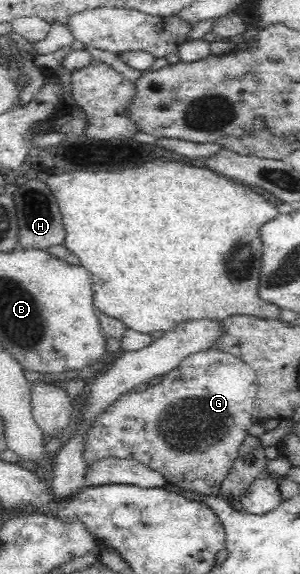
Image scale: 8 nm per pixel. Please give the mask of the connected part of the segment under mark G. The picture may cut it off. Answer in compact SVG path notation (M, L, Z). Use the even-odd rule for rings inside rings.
M211 348L187 355L153 387L141 392L121 394L111 407L93 424L85 447L86 463L101 457L125 457L140 461L158 471L168 485L180 485L199 493L222 495L221 484L231 461L237 457L241 443L248 437L254 419L252 409L257 397L255 371L239 356Z

